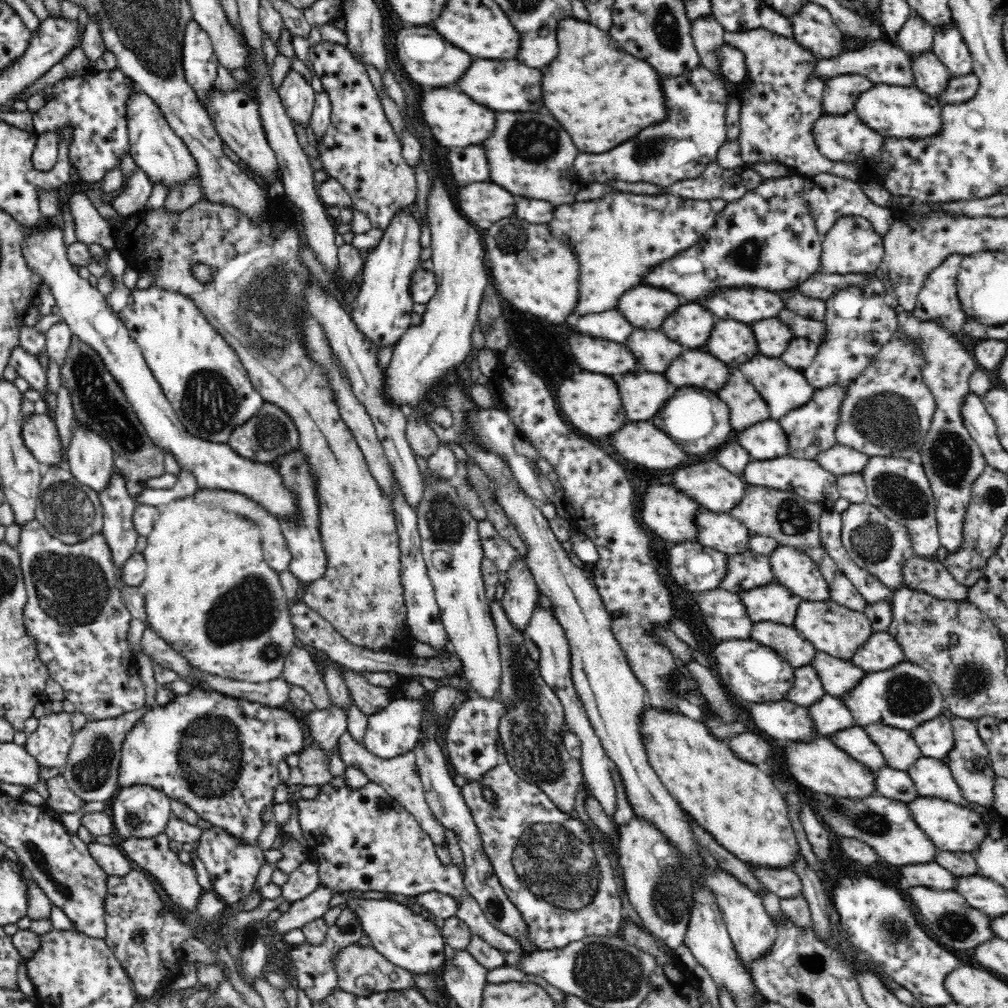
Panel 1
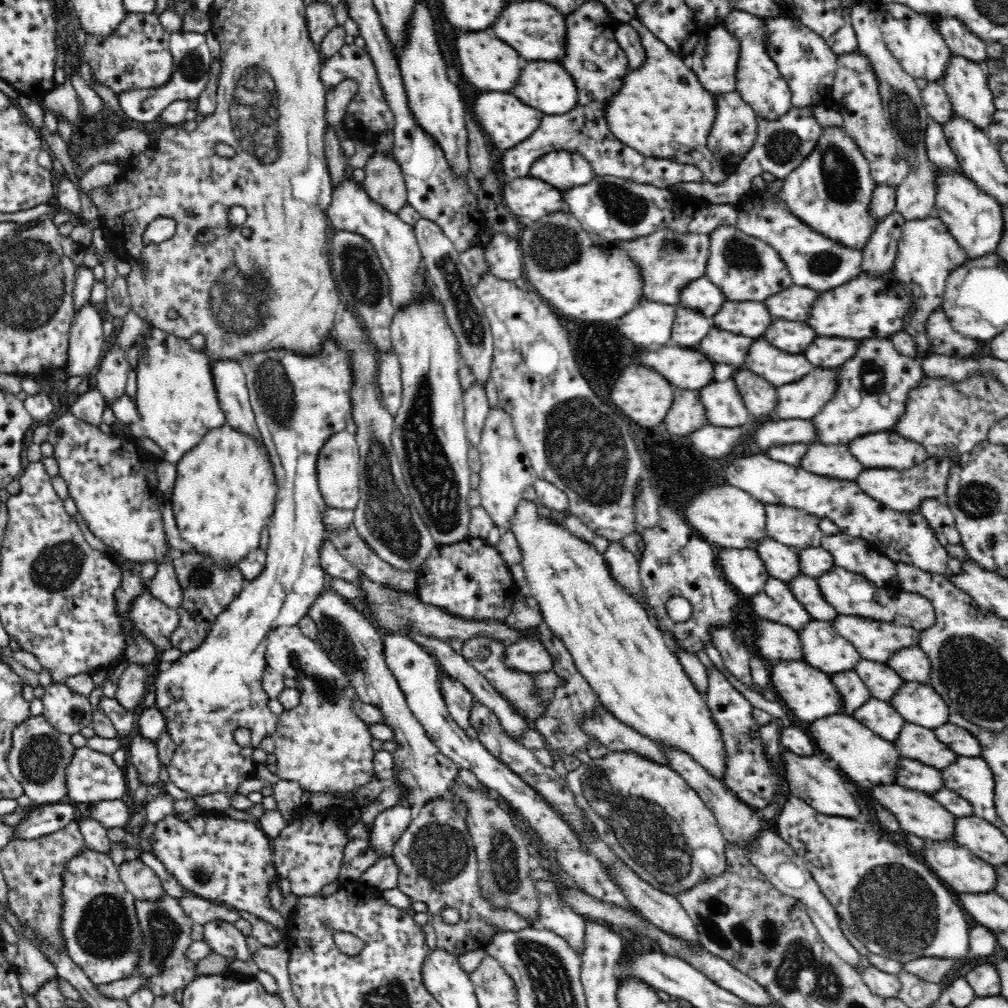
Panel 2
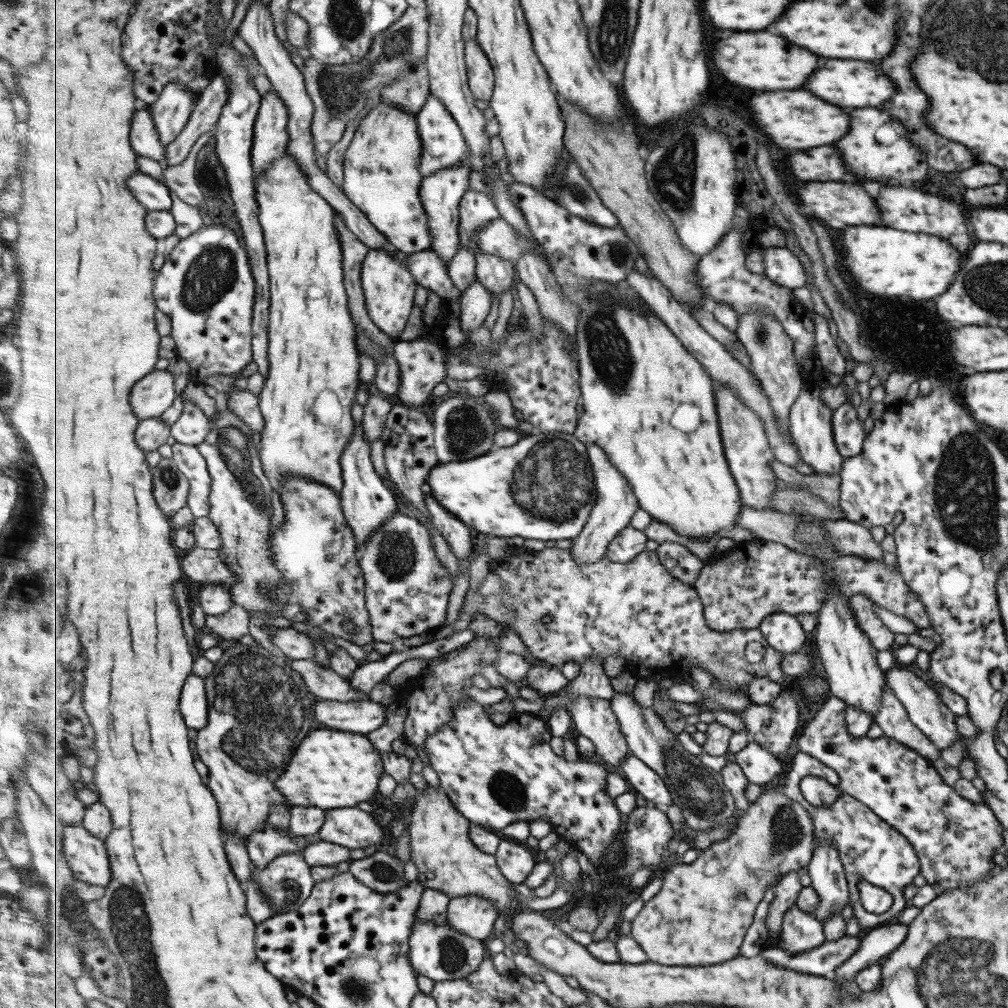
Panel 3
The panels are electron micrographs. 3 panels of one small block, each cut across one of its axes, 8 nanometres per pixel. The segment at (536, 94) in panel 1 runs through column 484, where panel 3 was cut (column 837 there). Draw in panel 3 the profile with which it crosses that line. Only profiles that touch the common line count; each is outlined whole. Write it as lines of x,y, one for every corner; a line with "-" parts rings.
825,60
825,64
809,78
809,84
805,84
805,88
815,96
821,96
821,100
829,100
829,104
839,104
841,108
877,108
893,94
893,84
889,78
885,78
885,74
881,74
875,64
859,60

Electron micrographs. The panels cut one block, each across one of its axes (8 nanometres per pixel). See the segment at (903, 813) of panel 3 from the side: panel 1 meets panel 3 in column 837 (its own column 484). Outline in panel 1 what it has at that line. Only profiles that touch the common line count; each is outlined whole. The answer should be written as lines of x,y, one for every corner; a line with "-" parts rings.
468,698
466,704
459,706
456,710
452,724
448,726
446,734
446,750
448,751
448,762
452,770
458,776
466,778
467,783
480,783
485,774
504,762
499,752
498,733
502,717
509,711
507,704
502,700
488,700
478,698
472,700

